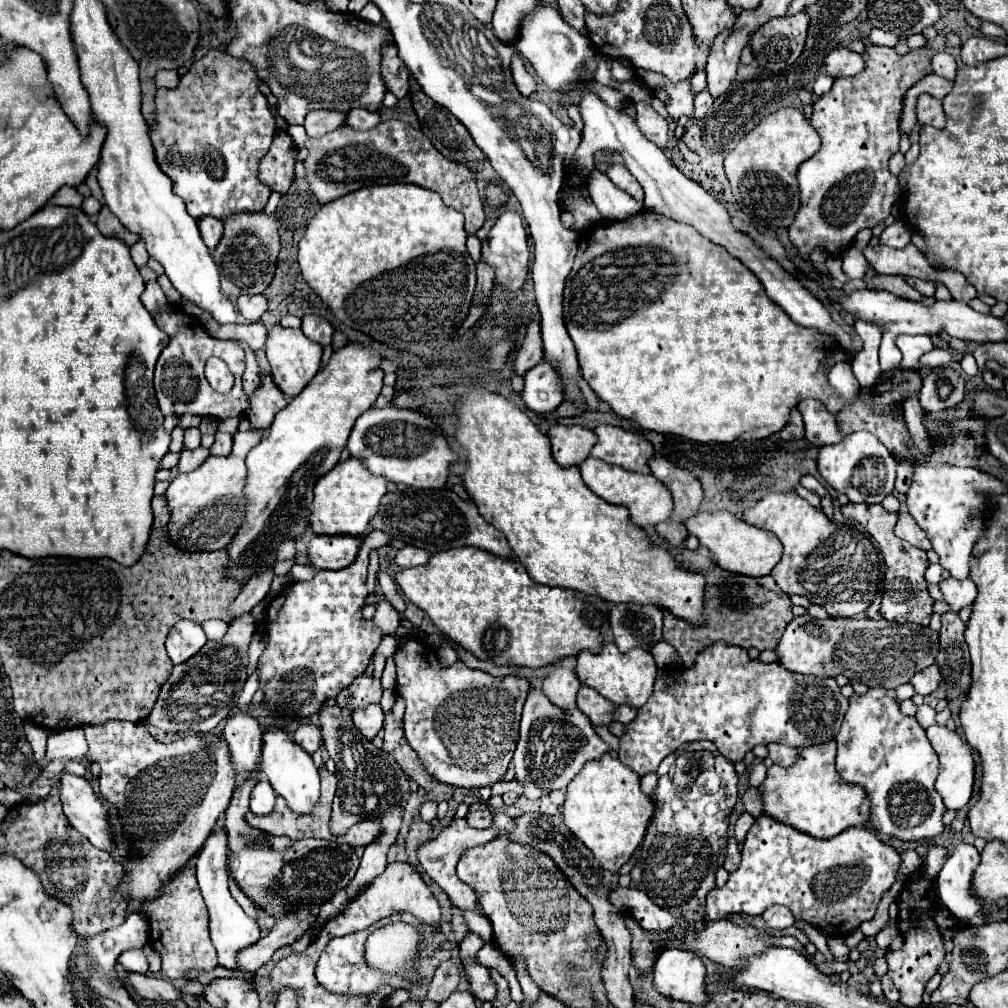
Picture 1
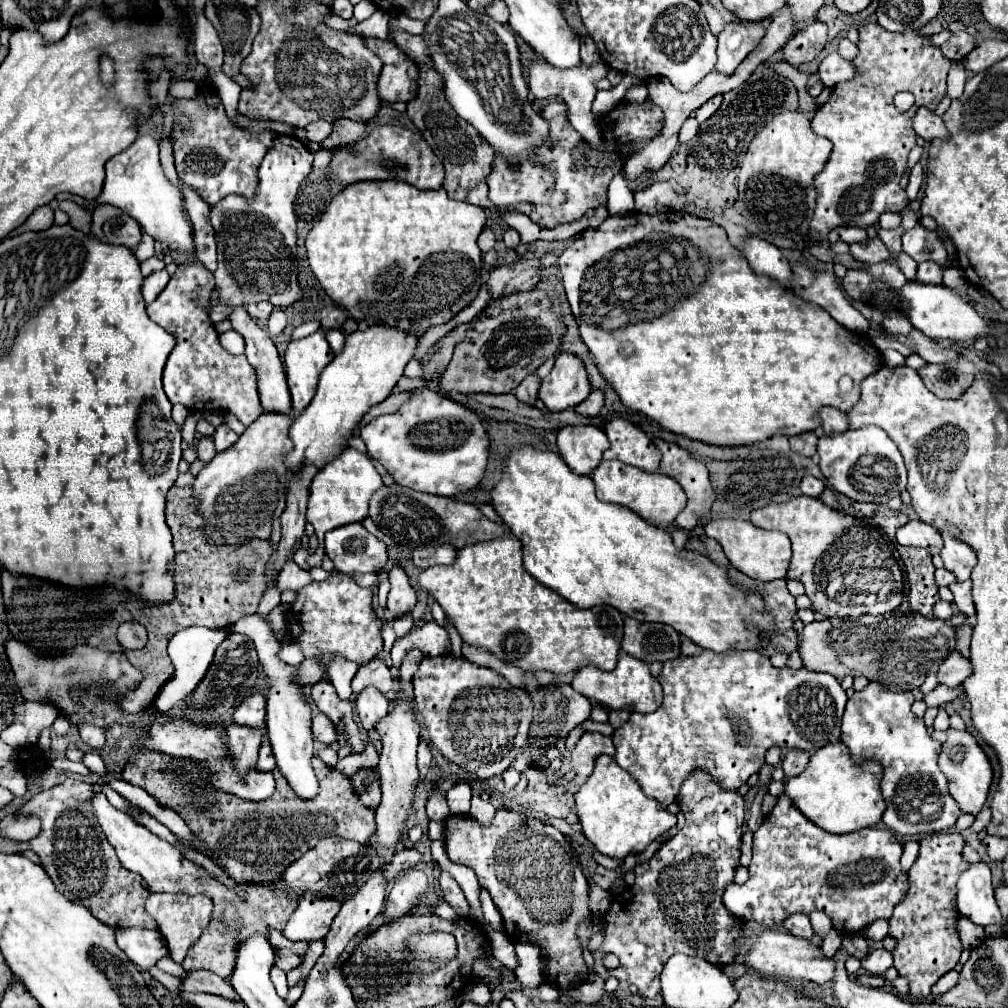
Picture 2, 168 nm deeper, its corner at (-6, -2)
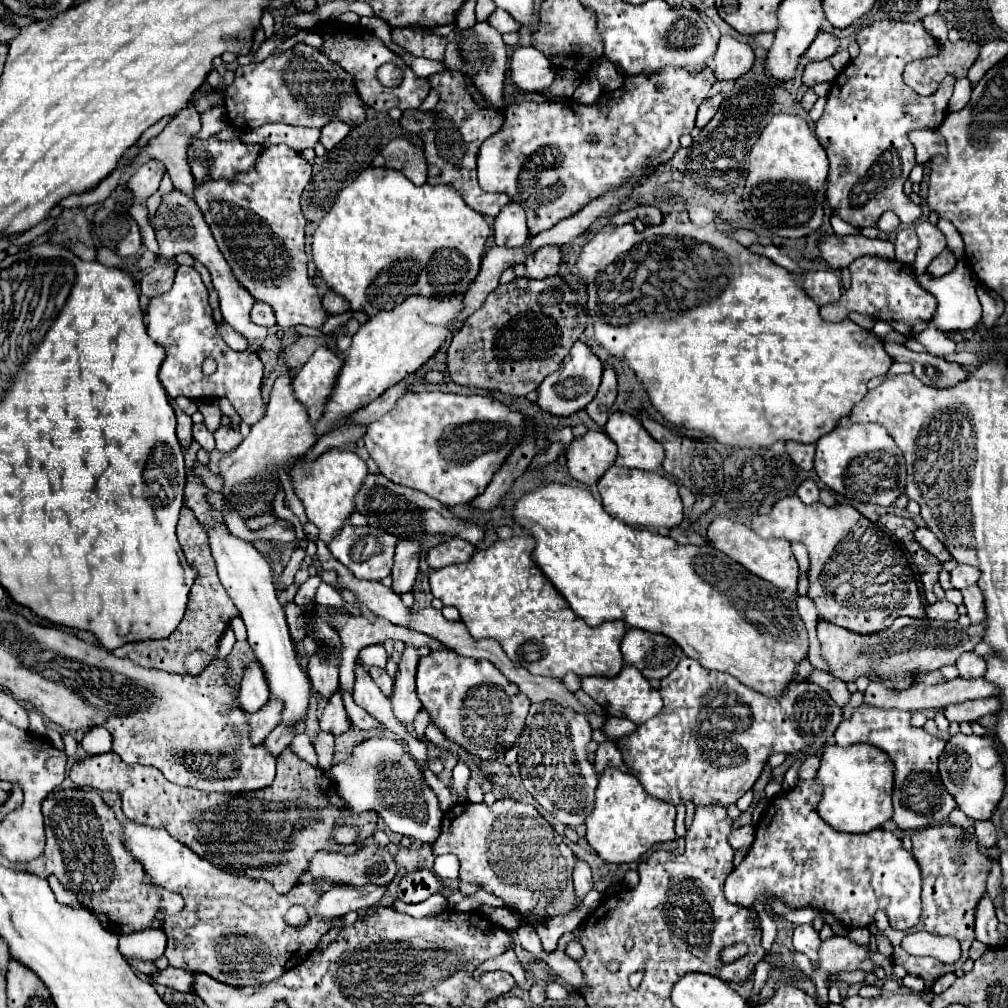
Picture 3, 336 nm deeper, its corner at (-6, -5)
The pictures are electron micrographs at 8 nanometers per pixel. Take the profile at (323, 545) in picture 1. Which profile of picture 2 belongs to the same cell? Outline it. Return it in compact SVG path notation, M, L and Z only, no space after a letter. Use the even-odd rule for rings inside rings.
M362 523L338 527L326 535L326 553L342 573L380 573L388 561L386 545L368 533Z

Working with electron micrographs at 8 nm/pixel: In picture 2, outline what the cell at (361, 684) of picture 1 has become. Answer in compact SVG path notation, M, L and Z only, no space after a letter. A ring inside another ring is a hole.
M378 657L370 659L368 663L360 665L354 681L352 681L352 691L358 695L364 687L368 685L374 685L378 687L382 693L390 693L392 691L392 675L390 675L390 669L386 667L386 663Z

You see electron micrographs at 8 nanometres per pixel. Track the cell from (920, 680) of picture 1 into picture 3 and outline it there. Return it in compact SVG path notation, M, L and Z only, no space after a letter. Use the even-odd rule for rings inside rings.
M972 652L962 654L962 656L956 660L954 666L958 668L958 672L960 672L958 676L960 676L960 678L980 678L980 676L984 676L984 672L986 672L986 662L984 662L984 658L980 658L980 656L972 654Z

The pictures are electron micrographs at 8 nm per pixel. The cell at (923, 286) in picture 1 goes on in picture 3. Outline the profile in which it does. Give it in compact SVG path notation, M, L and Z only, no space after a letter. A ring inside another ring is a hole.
M946 248L940 256L936 256L932 262L930 262L930 266L928 266L928 274L930 276L934 276L934 278L938 278L938 276L944 276L944 274L948 274L948 272L952 272L956 268L956 258L954 258L954 254L950 252L950 248Z

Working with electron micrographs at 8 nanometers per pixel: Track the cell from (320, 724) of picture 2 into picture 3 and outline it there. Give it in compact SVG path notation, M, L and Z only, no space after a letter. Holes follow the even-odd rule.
M334 694L332 700L328 702L328 706L322 710L320 730L322 732L330 732L332 736L340 736L348 728L350 728L350 724L348 724L348 718L346 718L342 696L340 694Z

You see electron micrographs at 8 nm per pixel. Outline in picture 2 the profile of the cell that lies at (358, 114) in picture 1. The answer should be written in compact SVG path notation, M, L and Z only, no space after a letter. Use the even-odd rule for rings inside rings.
M336 119L332 123L332 133L328 139L322 141L324 149L332 149L332 147L342 147L342 145L350 145L356 143L366 131L366 123L356 123L350 119Z

